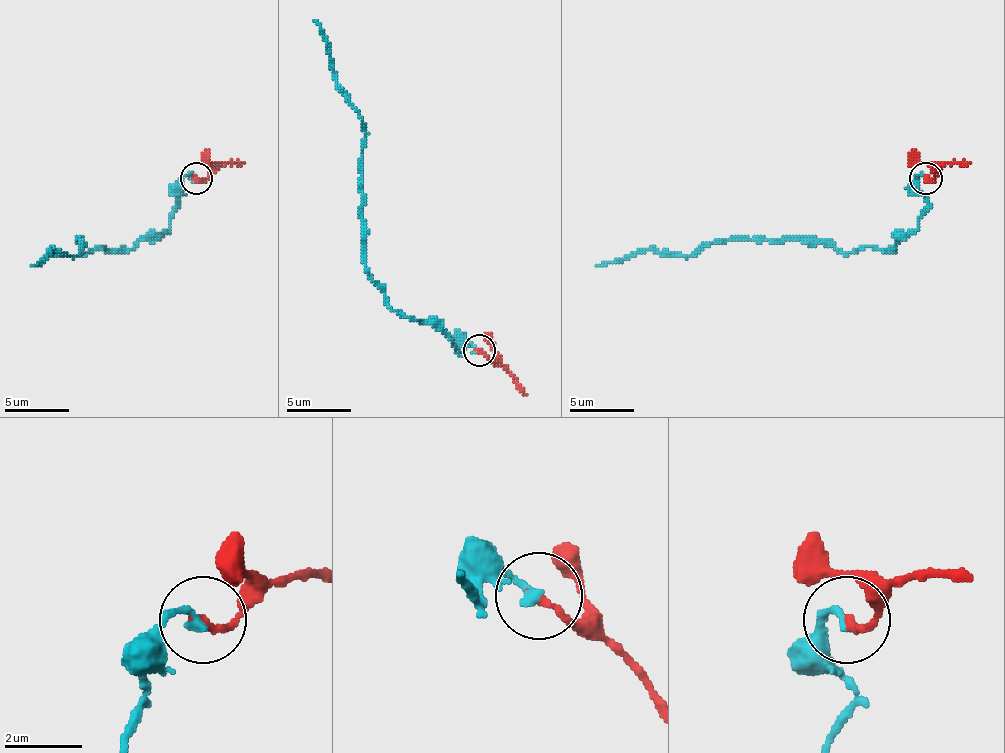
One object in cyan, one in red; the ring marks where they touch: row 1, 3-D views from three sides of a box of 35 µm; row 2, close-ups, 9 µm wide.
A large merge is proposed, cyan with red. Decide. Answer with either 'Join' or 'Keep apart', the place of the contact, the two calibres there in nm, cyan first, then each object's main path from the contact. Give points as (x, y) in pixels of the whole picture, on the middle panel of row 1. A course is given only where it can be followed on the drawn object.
Join. Place: (479, 350). Thickness 220 nm (cyan) against 220 nm. Course of cyan: (478, 349), (465, 343), (459, 352), (401, 317), (372, 278), (362, 224), (365, 127), (314, 21). Course of red: (478, 349), (494, 359), (526, 394)

